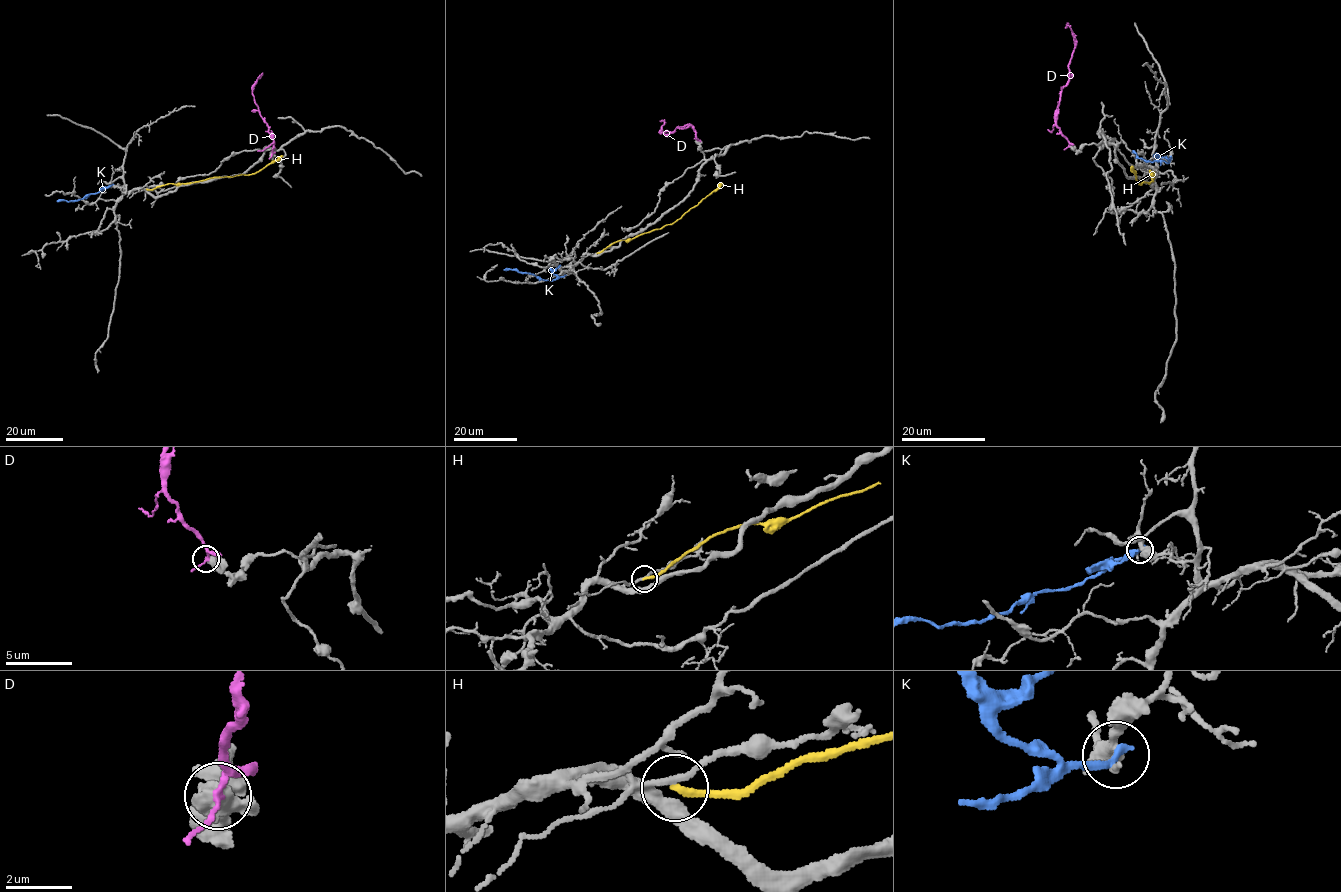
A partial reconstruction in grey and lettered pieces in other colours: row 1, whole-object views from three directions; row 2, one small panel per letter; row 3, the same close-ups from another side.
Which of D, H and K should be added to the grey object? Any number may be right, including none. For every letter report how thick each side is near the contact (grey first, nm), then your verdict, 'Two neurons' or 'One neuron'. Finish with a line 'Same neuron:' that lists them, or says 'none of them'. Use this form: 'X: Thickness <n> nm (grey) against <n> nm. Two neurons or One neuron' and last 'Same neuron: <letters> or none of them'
D: Thickness 650 nm (grey) against 130 nm. Two neurons
H: Thickness 180 nm (grey) against 200 nm. Two neurons
K: Thickness 240 nm (grey) against 240 nm. Two neurons
Same neuron: none of them

